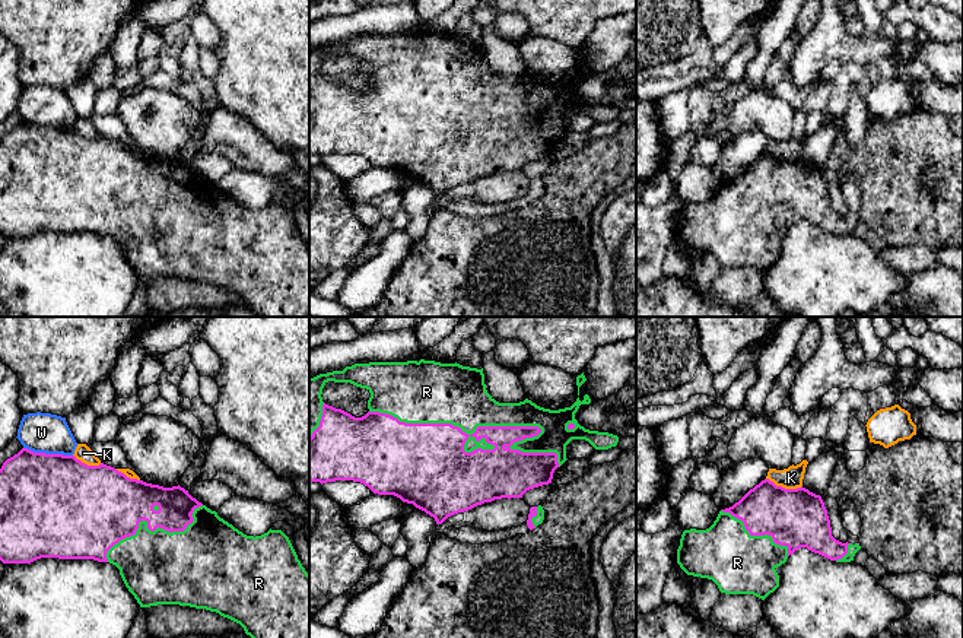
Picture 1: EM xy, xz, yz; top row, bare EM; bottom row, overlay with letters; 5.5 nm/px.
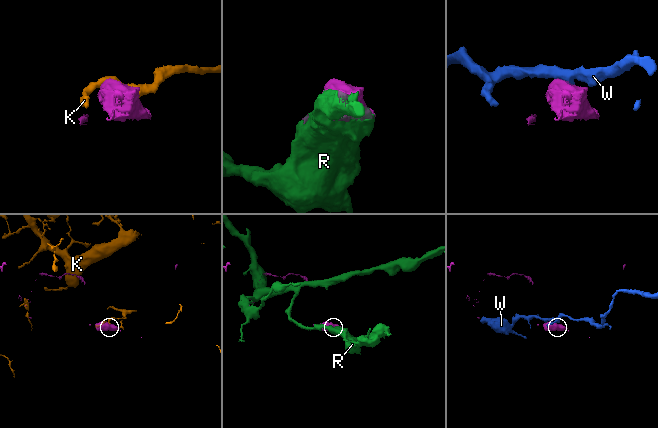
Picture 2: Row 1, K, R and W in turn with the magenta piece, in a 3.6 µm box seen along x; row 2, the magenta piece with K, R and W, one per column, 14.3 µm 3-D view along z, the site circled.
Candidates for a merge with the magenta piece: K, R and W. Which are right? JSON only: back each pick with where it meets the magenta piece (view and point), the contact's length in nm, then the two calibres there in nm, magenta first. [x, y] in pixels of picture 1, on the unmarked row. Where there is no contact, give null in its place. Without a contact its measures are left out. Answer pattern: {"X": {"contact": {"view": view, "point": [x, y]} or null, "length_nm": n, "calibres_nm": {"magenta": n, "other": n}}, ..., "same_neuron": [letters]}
{"R": {"contact": {"view": "xz", "point": [499, 100]}, "length_nm": 1100, "calibres_nm": {"magenta": 280, "other": 280}}, "same_neuron": ["R"]}

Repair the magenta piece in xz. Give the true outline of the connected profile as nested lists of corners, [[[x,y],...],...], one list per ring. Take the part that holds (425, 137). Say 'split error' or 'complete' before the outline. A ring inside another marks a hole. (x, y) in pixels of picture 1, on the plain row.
split error; [[[407,34],[407,35],[369,35],[369,36],[355,36],[346,39],[343,44],[333,44],[327,47],[320,47],[309,51],[309,155],[336,155],[336,153],[353,153],[360,155],[368,159],[374,166],[378,168],[394,168],[403,175],[413,177],[416,181],[425,184],[435,191],[436,197],[442,197],[448,190],[468,184],[484,175],[492,175],[502,171],[522,171],[522,168],[534,161],[552,156],[553,146],[560,140],[566,131],[566,118],[572,112],[585,112],[595,123],[608,123],[616,120],[619,109],[608,105],[598,105],[585,102],[575,92],[581,77],[589,77],[591,72],[588,67],[584,69],[581,74],[579,70],[571,80],[550,83],[537,79],[531,73],[525,72],[519,76],[499,76],[486,63],[483,41],[470,41],[460,36],[441,36],[435,34]],[[328,54],[334,55],[350,55],[356,60],[366,61],[371,66],[368,73],[369,85],[362,91],[355,91],[350,86],[328,79],[322,74],[322,61]]]

